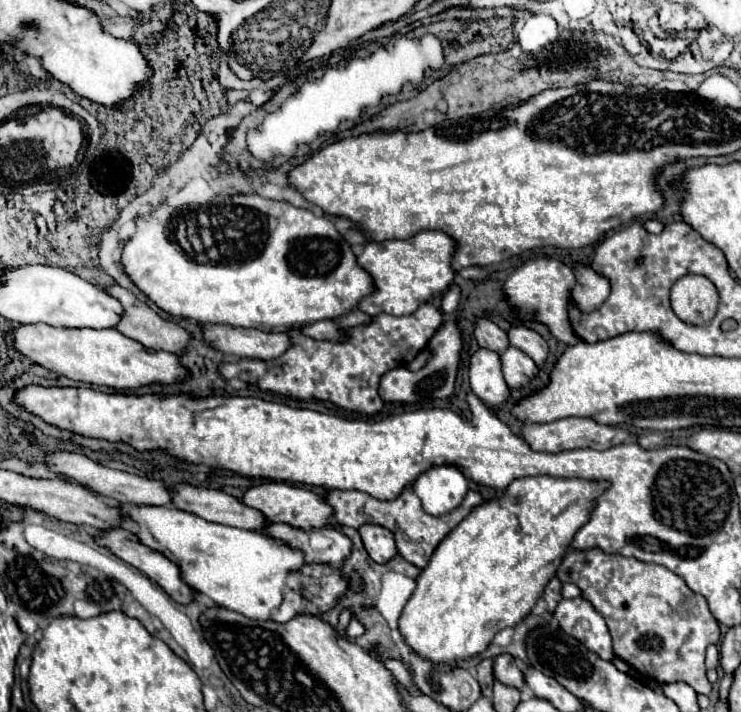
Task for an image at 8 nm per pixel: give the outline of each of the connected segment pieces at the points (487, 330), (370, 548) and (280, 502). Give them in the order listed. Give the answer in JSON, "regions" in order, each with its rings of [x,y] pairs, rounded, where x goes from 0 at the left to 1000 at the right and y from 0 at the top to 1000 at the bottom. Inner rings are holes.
{"regions":[[[[660,447],[644,449],[641,475],[644,475],[644,480],[646,480],[649,489],[665,492],[665,494],[671,494],[671,497],[679,497],[679,494],[687,489],[687,475],[684,475],[684,469],[682,469],[668,452],[663,452]]],[[[493,736],[493,739],[484,742],[484,750],[490,756],[495,778],[509,792],[520,792],[520,789],[525,789],[536,778],[530,747],[525,747],[522,742],[506,739],[506,736]]],[[[358,677],[358,680],[336,685],[333,694],[328,697],[328,705],[347,713],[350,719],[355,719],[360,725],[360,730],[366,730],[366,733],[385,733],[385,736],[393,736],[406,744],[447,739],[444,728],[449,725],[449,713],[441,708],[439,699],[433,699],[430,694],[425,694],[417,685],[406,685],[406,683],[395,683],[395,680],[385,680],[385,677]]]]}

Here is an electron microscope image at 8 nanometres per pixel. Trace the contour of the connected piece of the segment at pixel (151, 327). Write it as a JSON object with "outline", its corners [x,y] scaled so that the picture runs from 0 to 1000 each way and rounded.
{"outline":[[[150,402],[150,404],[142,404],[142,407],[150,416],[155,416],[166,427],[166,433],[169,433],[169,444],[163,447],[163,452],[158,458],[158,463],[163,469],[169,469],[177,478],[190,480],[196,489],[204,489],[204,492],[225,492],[225,494],[233,494],[233,497],[250,497],[252,494],[258,469],[250,461],[244,461],[242,455],[236,455],[231,449],[220,449],[201,427],[190,424],[177,407],[169,407],[163,402]]]}

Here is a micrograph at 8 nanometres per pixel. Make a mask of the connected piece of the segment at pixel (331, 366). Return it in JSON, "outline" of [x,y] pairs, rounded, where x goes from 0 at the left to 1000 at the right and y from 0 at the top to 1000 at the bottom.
{"outline":[[[571,424],[552,444],[511,441],[495,458],[479,458],[471,463],[468,480],[430,480],[409,472],[404,463],[390,463],[395,486],[368,506],[312,506],[296,514],[298,528],[306,534],[323,531],[336,539],[347,539],[355,548],[366,548],[401,562],[441,562],[463,576],[479,576],[487,581],[506,581],[517,573],[511,556],[514,528],[533,514],[552,511],[579,480],[579,475],[598,455],[595,438]]]}

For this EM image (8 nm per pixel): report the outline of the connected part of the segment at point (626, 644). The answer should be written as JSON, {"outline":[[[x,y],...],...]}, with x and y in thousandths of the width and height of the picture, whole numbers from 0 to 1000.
{"outline":[[[806,770],[765,775],[765,781],[752,798],[752,812],[757,817],[773,817],[784,826],[787,840],[795,843],[803,851],[803,857],[811,860],[819,871],[830,919],[846,933],[854,933],[854,938],[865,949],[870,947],[873,952],[887,955],[889,961],[924,958],[943,975],[960,975],[962,963],[951,949],[951,910],[957,904],[968,904],[973,888],[968,871],[957,860],[954,843],[946,834],[930,829],[924,815],[919,815],[914,806],[903,803],[895,795],[862,789],[857,784],[816,778]]]}

